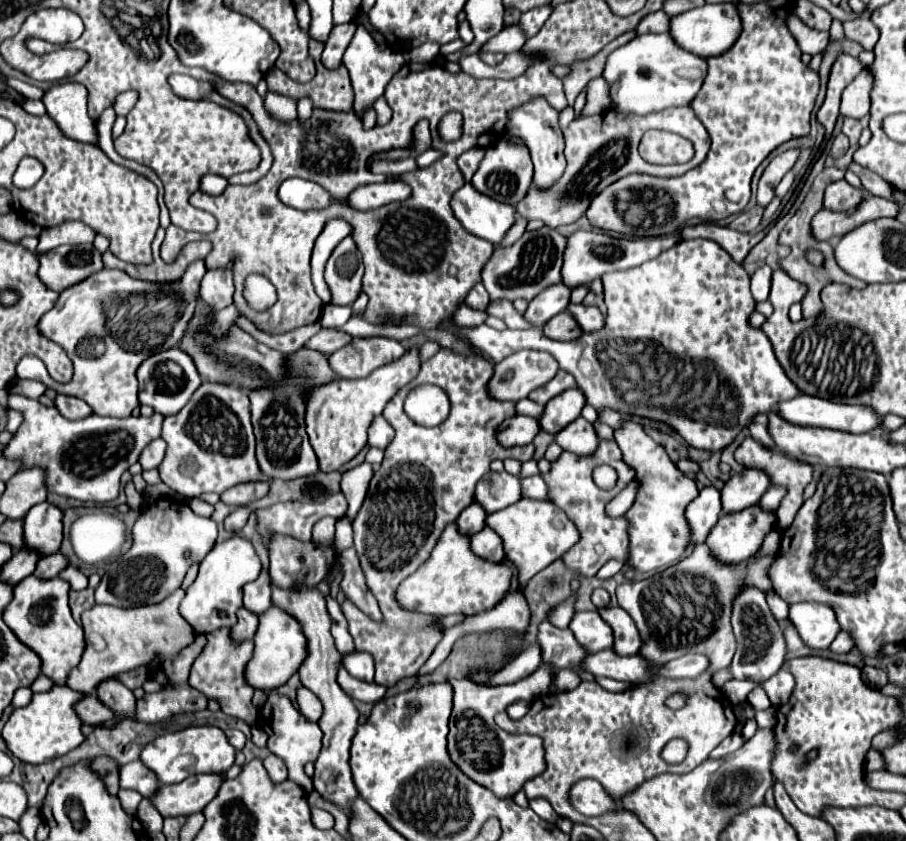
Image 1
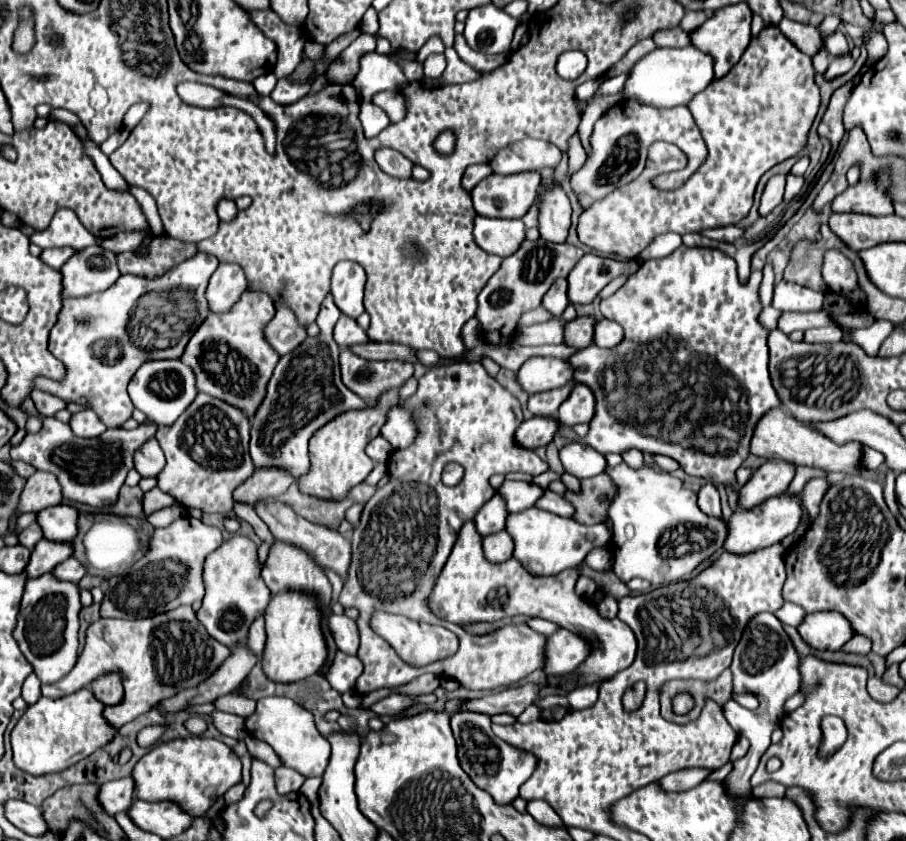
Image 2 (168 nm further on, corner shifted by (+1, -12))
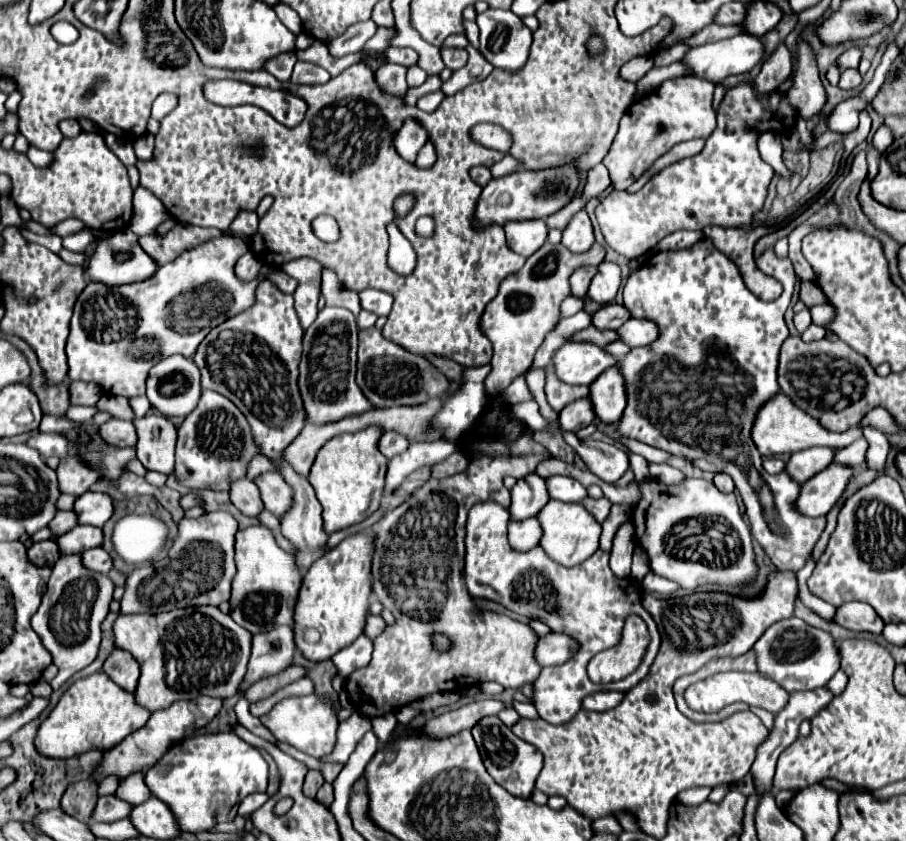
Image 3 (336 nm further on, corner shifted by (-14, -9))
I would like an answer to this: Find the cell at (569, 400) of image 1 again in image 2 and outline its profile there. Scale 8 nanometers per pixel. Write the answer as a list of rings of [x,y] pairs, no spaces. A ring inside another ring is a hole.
[[[575,384],[571,396],[561,404],[557,420],[565,426],[589,424],[595,416],[595,396],[585,384]]]

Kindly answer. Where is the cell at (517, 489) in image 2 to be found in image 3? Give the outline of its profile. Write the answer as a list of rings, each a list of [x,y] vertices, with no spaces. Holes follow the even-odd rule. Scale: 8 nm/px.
[[[552,475],[546,479],[548,495],[550,499],[566,501],[566,503],[578,503],[586,497],[586,487],[582,487],[578,481],[562,475]]]

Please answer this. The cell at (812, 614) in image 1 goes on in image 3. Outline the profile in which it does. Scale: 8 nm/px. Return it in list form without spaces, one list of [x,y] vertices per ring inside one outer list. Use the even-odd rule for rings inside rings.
[[[844,603],[836,609],[836,615],[832,619],[836,625],[850,629],[850,631],[866,631],[872,635],[880,635],[884,621],[876,615],[876,611],[866,603]]]

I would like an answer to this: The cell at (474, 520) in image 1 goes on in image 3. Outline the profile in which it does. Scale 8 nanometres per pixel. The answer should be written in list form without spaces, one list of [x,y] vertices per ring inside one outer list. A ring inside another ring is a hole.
[[[536,473],[518,479],[518,483],[512,487],[510,493],[512,493],[512,503],[508,511],[514,521],[534,517],[550,499],[546,493],[544,479],[538,477]]]

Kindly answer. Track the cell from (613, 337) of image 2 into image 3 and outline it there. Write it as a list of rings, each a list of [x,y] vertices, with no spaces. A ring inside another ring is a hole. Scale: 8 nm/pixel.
[[[628,319],[616,333],[618,333],[618,339],[628,347],[640,347],[656,339],[656,325],[644,319]]]

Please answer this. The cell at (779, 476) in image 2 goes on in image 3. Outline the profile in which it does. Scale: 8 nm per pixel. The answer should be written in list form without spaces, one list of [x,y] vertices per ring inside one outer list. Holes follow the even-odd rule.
[[[812,447],[806,451],[792,453],[790,461],[786,463],[786,473],[788,477],[792,477],[792,481],[802,485],[810,477],[826,469],[832,463],[832,457],[834,457],[834,451],[824,449],[824,447]]]

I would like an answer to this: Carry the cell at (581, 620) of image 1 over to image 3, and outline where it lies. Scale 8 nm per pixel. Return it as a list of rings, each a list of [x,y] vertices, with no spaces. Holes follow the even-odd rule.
[[[548,633],[538,639],[536,661],[542,667],[564,665],[576,655],[576,649],[578,649],[578,641],[574,641],[572,637],[564,633]]]

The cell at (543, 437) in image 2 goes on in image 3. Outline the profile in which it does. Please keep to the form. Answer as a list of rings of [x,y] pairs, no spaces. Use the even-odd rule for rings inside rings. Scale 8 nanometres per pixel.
[[[584,397],[580,401],[574,401],[572,405],[566,405],[558,413],[558,429],[578,433],[582,427],[592,423],[592,419],[594,419],[594,413],[592,413],[590,401],[588,401],[588,397]]]

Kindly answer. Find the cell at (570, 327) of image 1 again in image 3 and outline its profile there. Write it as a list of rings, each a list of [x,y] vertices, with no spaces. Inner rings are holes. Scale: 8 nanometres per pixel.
[[[604,305],[592,315],[592,325],[600,331],[616,331],[630,317],[624,305]]]

